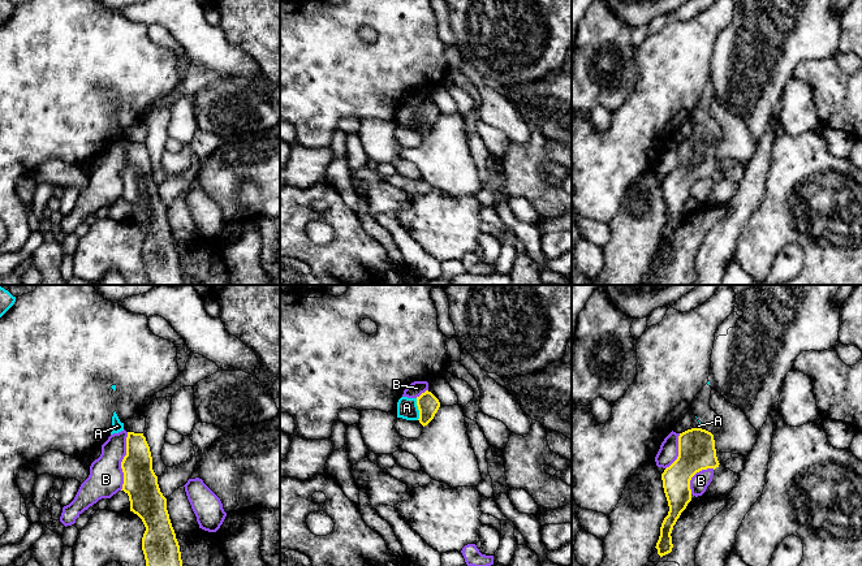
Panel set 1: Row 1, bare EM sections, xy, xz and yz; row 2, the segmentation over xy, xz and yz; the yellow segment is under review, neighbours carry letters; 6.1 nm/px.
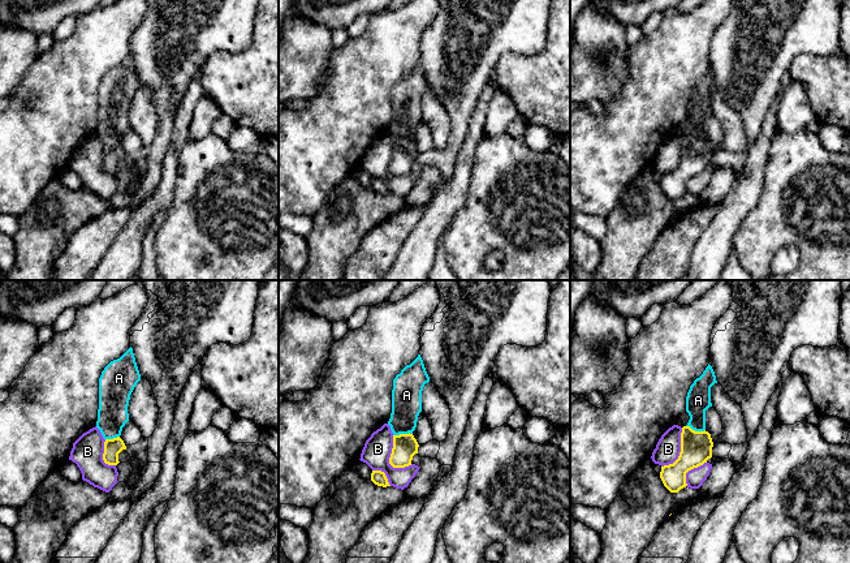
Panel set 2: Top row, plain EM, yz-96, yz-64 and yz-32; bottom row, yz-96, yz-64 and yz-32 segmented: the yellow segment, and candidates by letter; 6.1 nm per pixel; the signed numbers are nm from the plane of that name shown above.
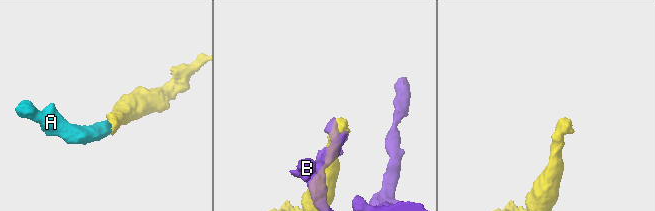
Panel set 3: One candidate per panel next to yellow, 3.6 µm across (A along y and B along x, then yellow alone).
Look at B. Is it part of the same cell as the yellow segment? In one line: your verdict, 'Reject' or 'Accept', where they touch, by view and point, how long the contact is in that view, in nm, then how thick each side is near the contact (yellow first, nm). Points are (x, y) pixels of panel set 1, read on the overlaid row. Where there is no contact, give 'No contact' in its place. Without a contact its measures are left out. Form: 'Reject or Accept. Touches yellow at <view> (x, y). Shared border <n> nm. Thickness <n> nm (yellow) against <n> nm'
Reject. Touches yellow at xy (123, 461). Shared border 360 nm. Thickness 200 nm (yellow) against 220 nm

